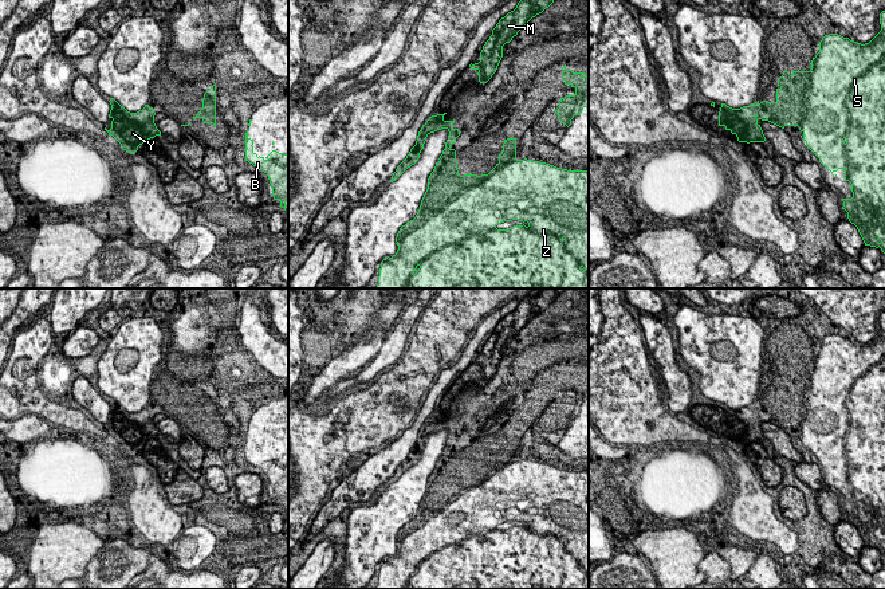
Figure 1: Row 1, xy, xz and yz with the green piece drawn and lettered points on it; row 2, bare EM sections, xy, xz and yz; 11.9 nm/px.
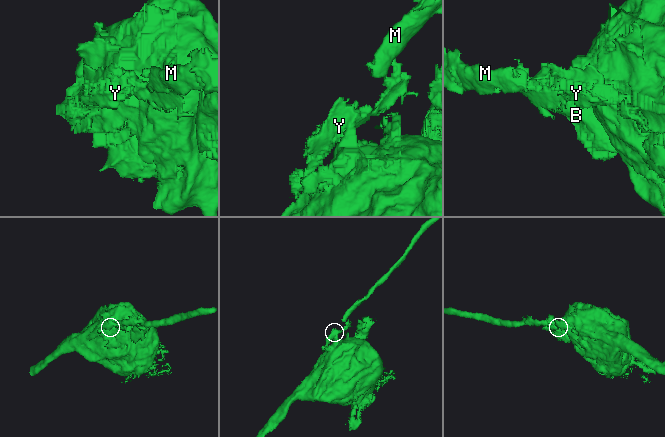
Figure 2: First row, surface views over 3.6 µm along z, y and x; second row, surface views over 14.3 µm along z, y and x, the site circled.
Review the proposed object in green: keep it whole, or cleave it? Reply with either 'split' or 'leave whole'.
split

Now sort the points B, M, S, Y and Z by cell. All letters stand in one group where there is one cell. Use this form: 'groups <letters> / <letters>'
groups B S Z / M Y

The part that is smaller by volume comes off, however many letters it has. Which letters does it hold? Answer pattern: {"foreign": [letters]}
{"foreign": ["M", "Y"]}

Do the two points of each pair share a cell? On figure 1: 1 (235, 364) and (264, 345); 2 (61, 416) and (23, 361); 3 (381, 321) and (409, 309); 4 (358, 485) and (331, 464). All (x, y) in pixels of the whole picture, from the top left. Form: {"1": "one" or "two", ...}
{"1": "two", "2": "one", "3": "two", "4": "two"}

